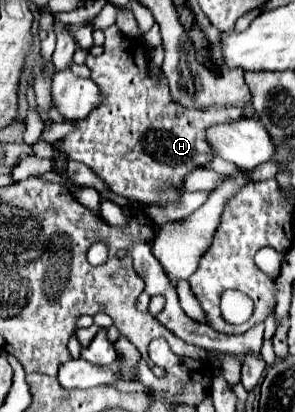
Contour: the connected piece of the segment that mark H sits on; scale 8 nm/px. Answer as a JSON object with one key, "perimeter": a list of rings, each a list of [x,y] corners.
{"perimeter":[[[109,25],[103,29],[105,33],[105,53],[101,57],[87,57],[85,65],[91,69],[91,79],[101,89],[103,101],[97,109],[93,109],[87,119],[75,123],[75,131],[65,137],[65,151],[75,161],[85,163],[99,179],[107,183],[107,187],[115,193],[125,197],[129,203],[139,205],[161,205],[161,203],[173,203],[181,197],[181,185],[185,177],[197,169],[205,167],[213,161],[215,155],[211,155],[211,145],[207,145],[207,129],[219,123],[231,123],[235,119],[255,117],[255,109],[251,103],[245,105],[211,105],[205,109],[185,109],[179,107],[171,99],[171,91],[167,87],[165,75],[151,75],[151,69],[147,65],[147,49],[139,41],[127,39],[117,25]]]}

